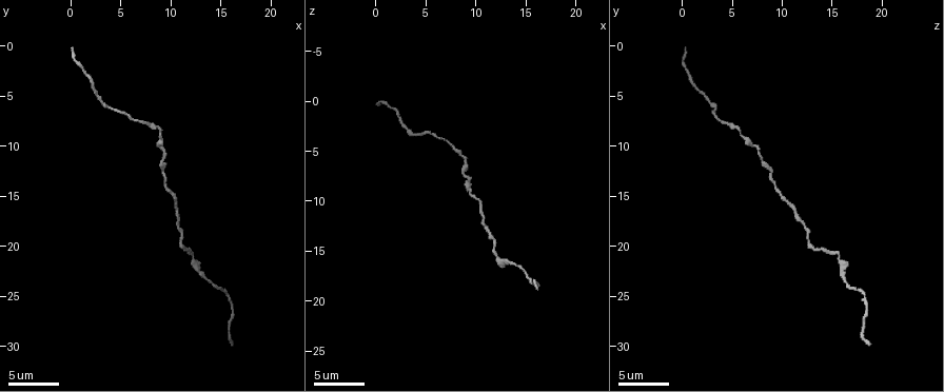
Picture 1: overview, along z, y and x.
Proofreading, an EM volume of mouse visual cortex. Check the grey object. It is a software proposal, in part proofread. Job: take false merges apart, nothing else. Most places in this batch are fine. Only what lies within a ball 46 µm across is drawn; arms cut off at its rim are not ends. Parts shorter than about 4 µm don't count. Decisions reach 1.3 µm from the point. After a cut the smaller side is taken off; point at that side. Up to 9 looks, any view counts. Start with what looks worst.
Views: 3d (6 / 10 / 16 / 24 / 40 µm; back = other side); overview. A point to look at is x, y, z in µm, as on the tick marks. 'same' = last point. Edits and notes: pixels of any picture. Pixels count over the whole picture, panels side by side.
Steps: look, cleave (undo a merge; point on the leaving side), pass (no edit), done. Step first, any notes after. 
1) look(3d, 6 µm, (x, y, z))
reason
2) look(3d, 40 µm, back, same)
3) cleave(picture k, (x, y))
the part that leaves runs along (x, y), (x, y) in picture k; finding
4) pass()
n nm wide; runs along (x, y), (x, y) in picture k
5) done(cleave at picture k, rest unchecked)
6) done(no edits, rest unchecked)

look(3d, 16 µm, (10.4, 16.6, 11.6))
thin neck

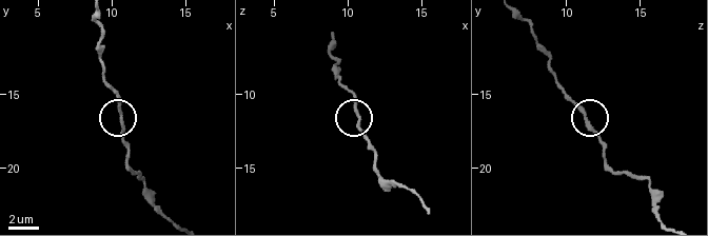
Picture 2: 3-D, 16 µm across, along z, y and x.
pass()
runs along (561, 85), (604, 148) in picture 2; continuous, no second neuron

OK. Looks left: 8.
look(3d, 16 µm, (7.4, 8.0, 4.6))
thick turns thin

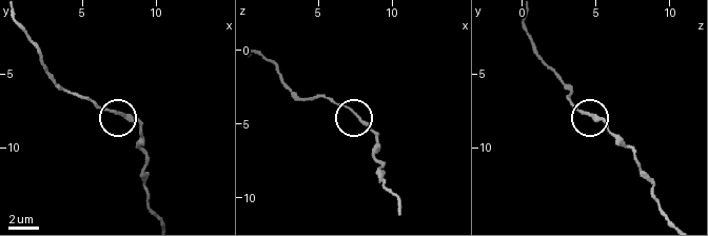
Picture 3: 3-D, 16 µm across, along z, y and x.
pass()
one neuron here

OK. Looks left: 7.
look(3d, 10 µm, (9.6, 13.0, 8.8))
calibre changes

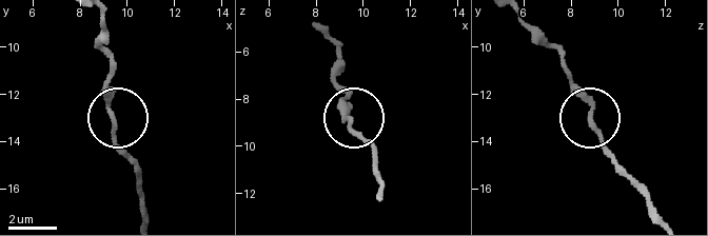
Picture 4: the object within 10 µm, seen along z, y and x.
pass()
runs along (121, 148), (112, 106), (112, 55) in picture 4; all the same neuron

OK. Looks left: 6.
look(3d, 6 µm, (13.2, 23.2, 16.2))
thick turns thin

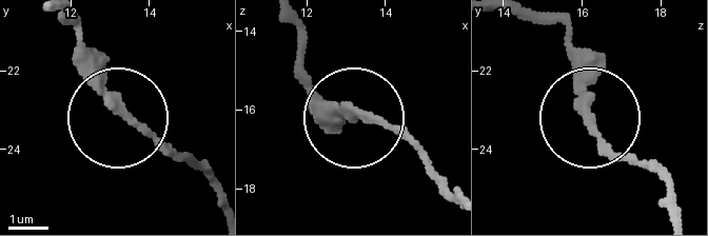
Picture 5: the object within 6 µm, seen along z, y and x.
pass()
all the same neuron

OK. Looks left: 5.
done(no edits, rest unchecked)

